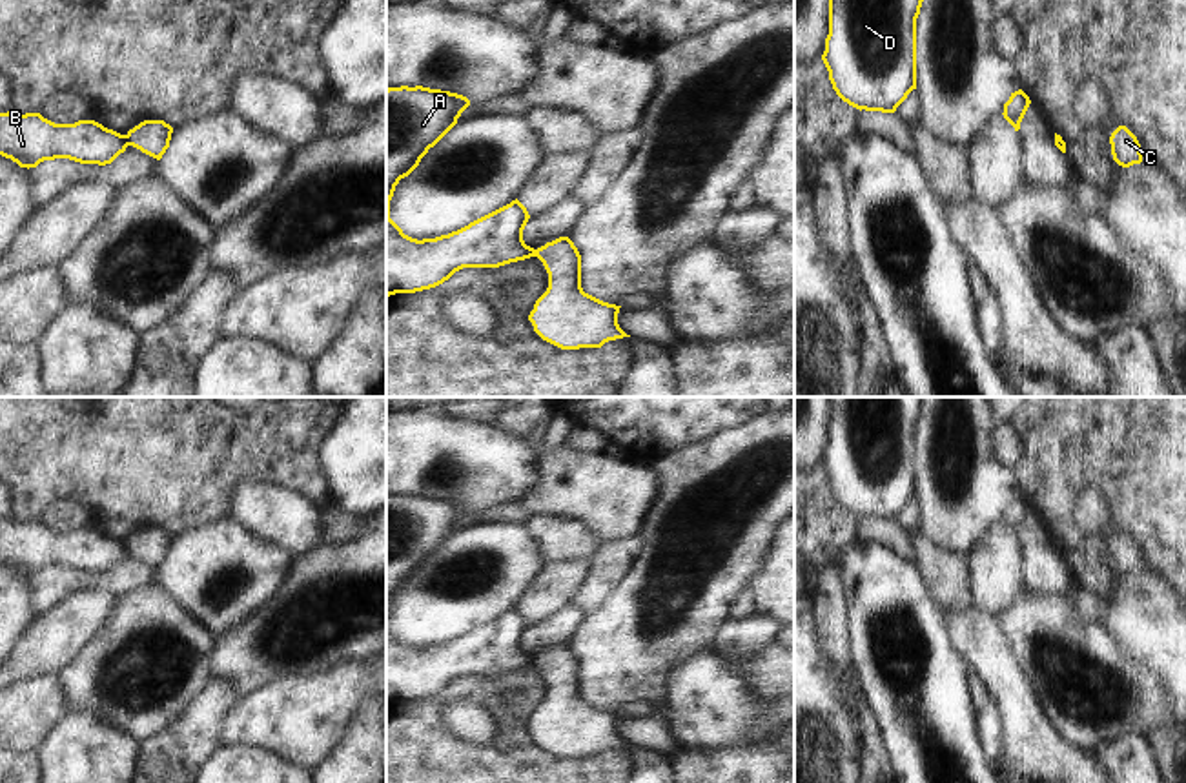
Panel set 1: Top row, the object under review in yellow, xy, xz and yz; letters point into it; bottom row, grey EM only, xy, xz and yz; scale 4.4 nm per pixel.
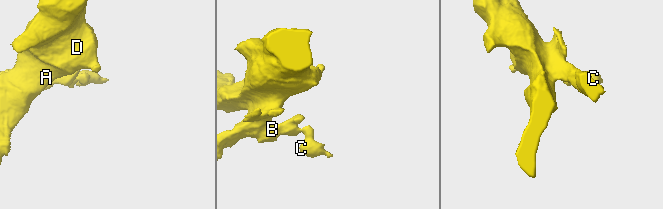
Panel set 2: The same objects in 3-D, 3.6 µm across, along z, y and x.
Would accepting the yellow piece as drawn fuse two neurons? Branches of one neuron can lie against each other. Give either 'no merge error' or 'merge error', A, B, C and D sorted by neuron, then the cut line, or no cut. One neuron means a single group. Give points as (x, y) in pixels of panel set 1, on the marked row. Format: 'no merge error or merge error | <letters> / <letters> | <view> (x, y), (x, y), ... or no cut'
merge error | A B D / C | xy (124, 135), (130, 144)

